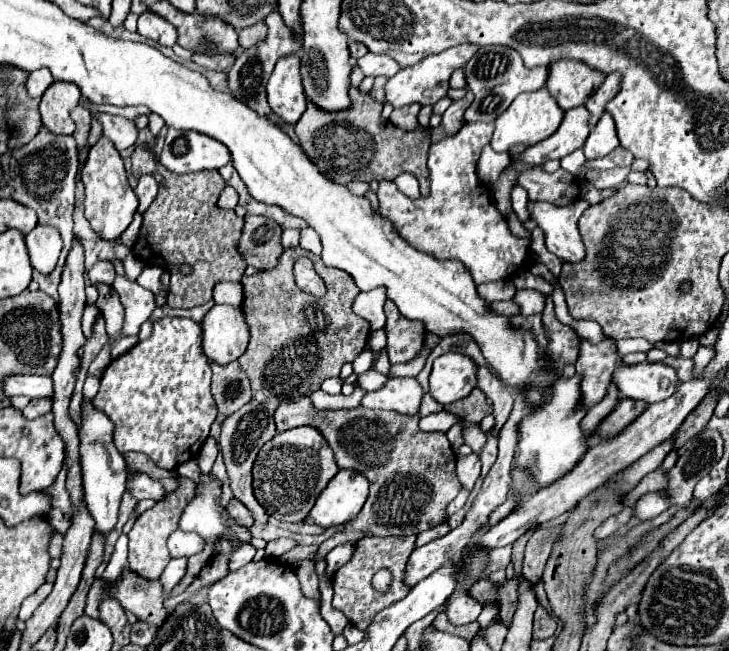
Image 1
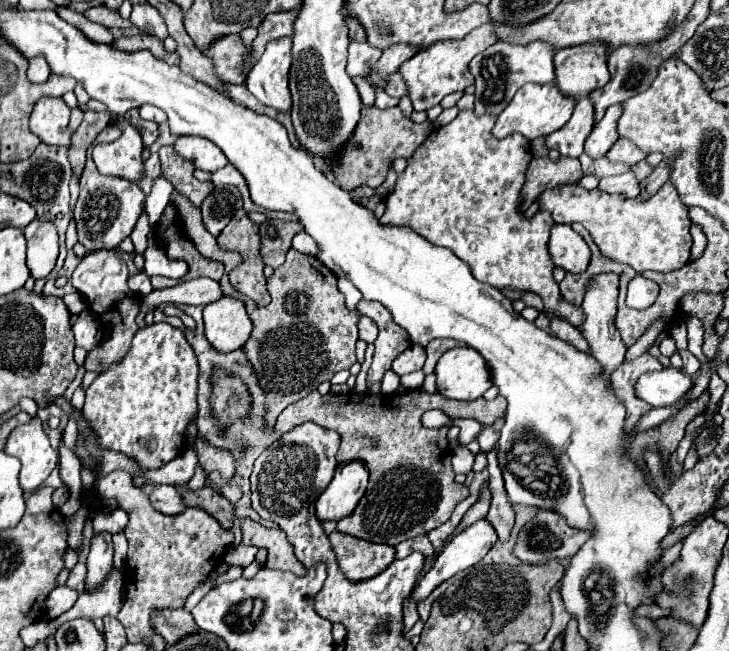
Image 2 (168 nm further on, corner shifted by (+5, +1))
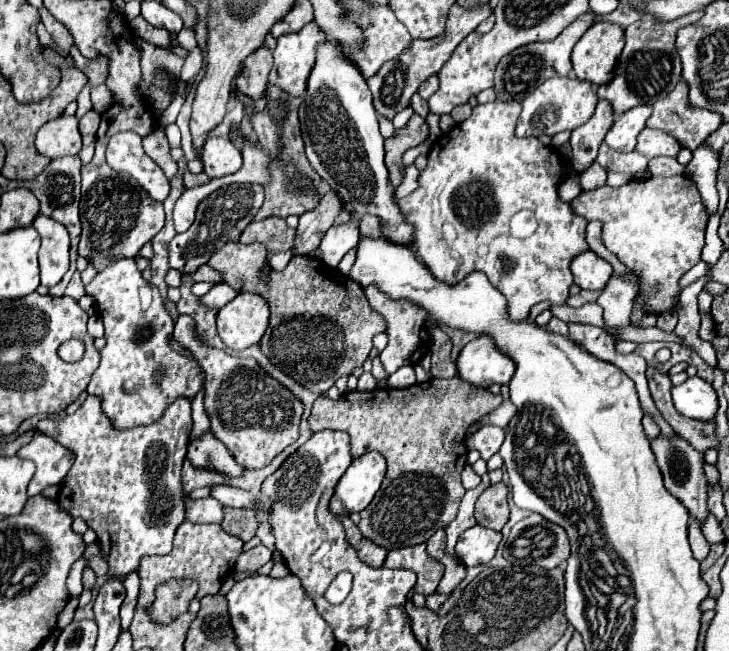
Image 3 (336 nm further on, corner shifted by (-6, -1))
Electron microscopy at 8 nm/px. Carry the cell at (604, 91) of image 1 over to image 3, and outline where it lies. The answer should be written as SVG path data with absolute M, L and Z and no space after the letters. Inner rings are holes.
M703 10L691 12L673 22L657 22L653 18L643 18L625 28L625 48L615 66L615 76L609 84L597 88L597 96L613 106L615 116L639 104L653 104L655 100L667 96L667 86L669 92L675 88L681 78L681 60L675 52L675 34L679 28L697 22L701 16Z

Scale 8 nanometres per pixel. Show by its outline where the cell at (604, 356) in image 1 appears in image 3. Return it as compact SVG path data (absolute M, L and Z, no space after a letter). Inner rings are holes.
M621 278L609 280L605 292L597 300L597 304L603 308L603 322L609 332L627 328L631 324L629 314L633 308L633 298L635 298L633 284Z

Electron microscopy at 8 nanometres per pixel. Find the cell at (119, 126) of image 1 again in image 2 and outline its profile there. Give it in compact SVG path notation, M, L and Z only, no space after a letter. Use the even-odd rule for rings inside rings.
M118 118L116 124L124 128L124 134L116 142L110 142L106 146L94 146L94 162L98 170L106 176L120 176L128 182L138 182L146 174L142 158L142 138L136 128L124 118Z

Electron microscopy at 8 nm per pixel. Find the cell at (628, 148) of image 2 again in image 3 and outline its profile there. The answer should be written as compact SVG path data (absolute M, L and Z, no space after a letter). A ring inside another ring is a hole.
M643 128L641 134L637 136L635 150L639 150L647 158L655 158L655 156L677 156L681 146L667 132Z

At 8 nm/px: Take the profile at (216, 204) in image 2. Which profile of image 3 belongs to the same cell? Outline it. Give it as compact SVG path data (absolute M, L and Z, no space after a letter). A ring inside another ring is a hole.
M231 184L215 190L199 202L199 210L191 228L177 234L169 244L169 266L179 272L195 272L209 256L227 242L237 242L245 226L255 218L263 204L263 188L259 184Z

